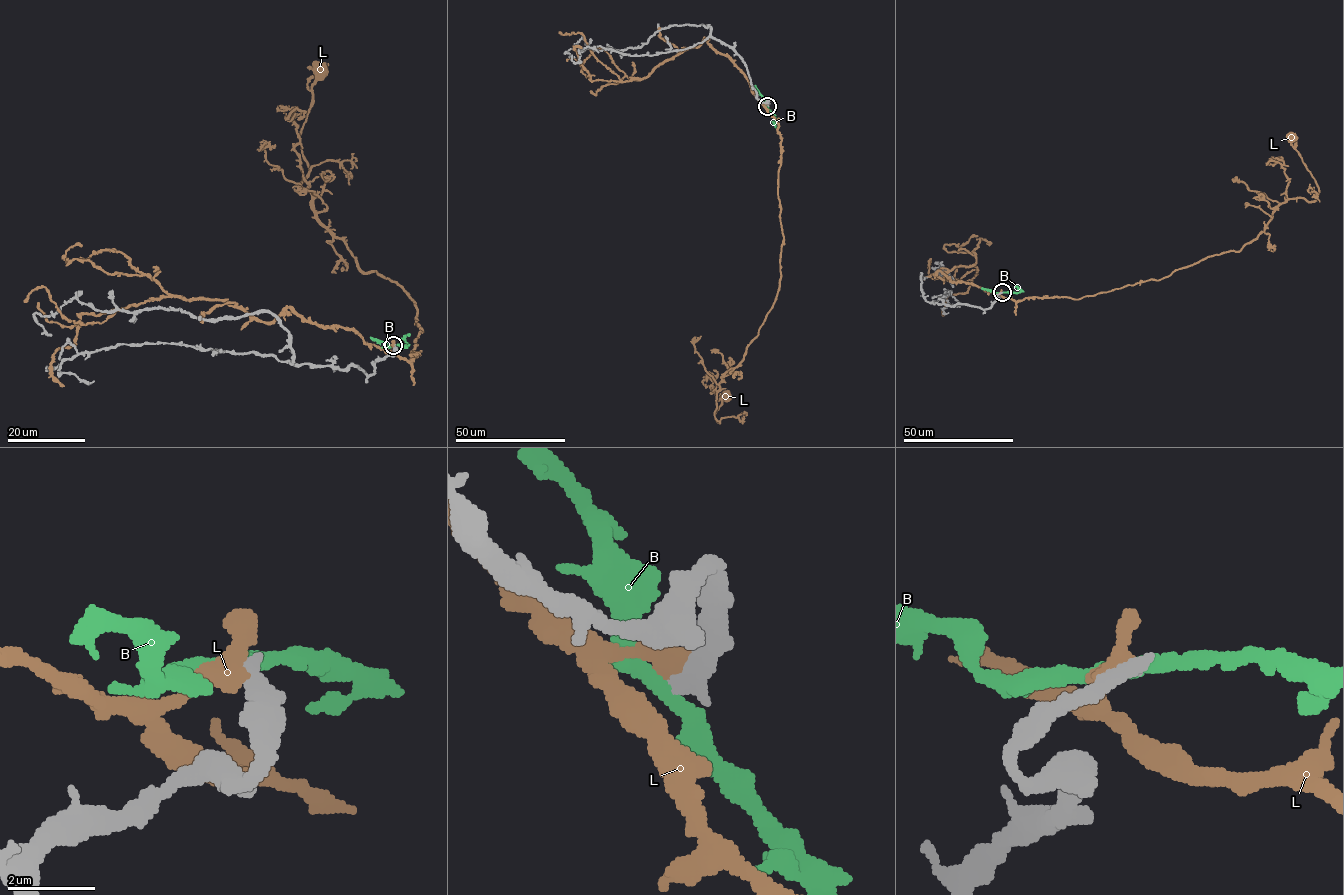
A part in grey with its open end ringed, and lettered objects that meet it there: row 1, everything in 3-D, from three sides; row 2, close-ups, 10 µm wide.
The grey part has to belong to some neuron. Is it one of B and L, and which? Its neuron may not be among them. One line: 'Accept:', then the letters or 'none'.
Accept: none

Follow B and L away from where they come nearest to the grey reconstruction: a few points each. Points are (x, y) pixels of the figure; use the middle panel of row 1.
B: (767, 105), (774, 124), (776, 118)
L: (767, 104), (781, 139), (779, 290), (744, 358), (722, 377), (714, 413), (719, 423), (714, 415), (725, 394)

